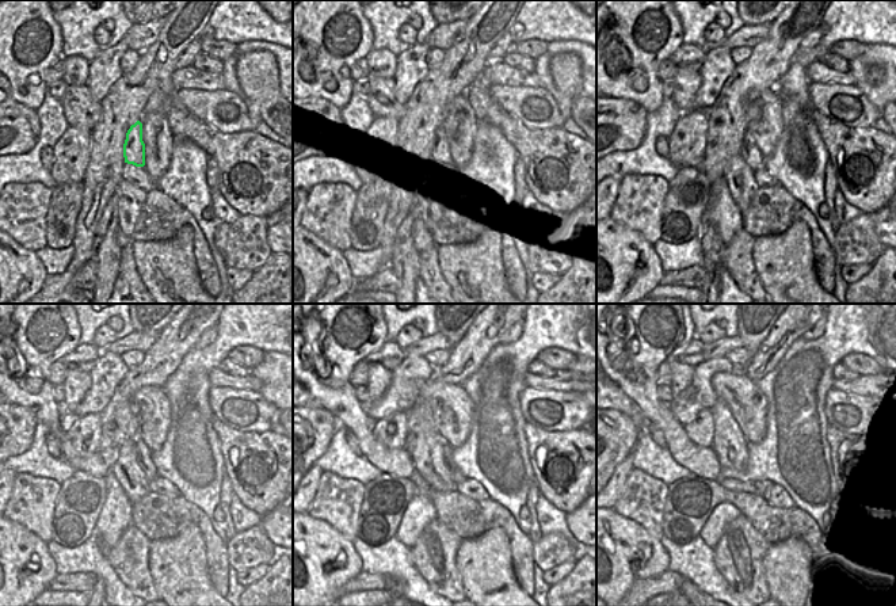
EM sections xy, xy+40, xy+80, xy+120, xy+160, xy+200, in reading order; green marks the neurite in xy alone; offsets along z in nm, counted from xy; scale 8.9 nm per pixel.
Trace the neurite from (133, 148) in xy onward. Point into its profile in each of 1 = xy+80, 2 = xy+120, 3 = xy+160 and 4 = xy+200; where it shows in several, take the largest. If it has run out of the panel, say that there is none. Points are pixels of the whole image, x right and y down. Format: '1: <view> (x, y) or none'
1: xy+80 (750, 152)
2: xy+120 (144, 454)
3: xy+160 (456, 475)
4: xy+200 (761, 486)

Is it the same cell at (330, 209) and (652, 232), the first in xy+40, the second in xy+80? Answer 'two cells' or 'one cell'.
one cell

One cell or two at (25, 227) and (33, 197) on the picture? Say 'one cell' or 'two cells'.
one cell

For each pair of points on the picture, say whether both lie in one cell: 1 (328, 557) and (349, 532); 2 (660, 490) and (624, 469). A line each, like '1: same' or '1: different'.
1: different
2: different

